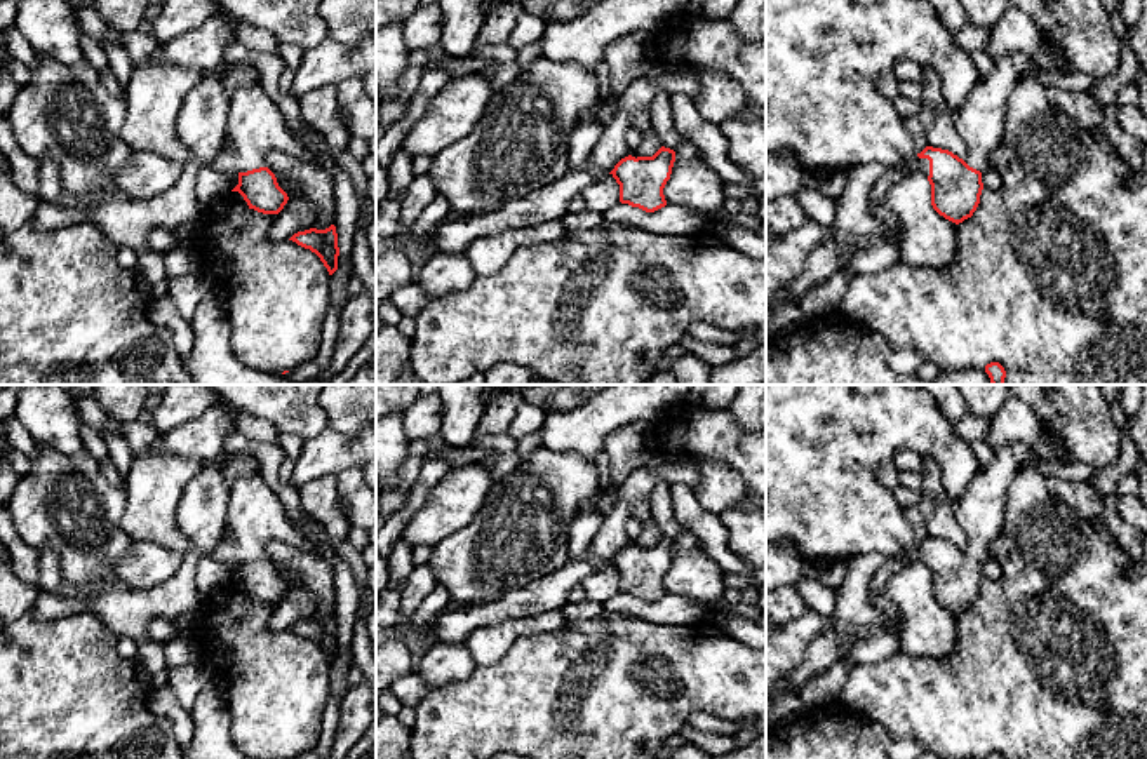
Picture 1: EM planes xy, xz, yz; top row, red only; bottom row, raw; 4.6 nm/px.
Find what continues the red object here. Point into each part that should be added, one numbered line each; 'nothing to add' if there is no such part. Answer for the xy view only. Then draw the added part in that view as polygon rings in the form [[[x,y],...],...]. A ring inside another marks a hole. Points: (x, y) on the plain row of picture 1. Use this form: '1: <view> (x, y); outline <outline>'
1: xy (256, 517); outline [[[261,474],[235,479],[230,486],[225,534],[209,557],[218,562],[247,562],[266,557],[268,545],[282,541],[325,557],[289,522],[277,493]]]

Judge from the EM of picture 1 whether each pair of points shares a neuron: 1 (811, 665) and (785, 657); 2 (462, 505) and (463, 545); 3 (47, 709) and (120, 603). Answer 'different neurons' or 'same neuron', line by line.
1: different neurons
2: different neurons
3: different neurons

